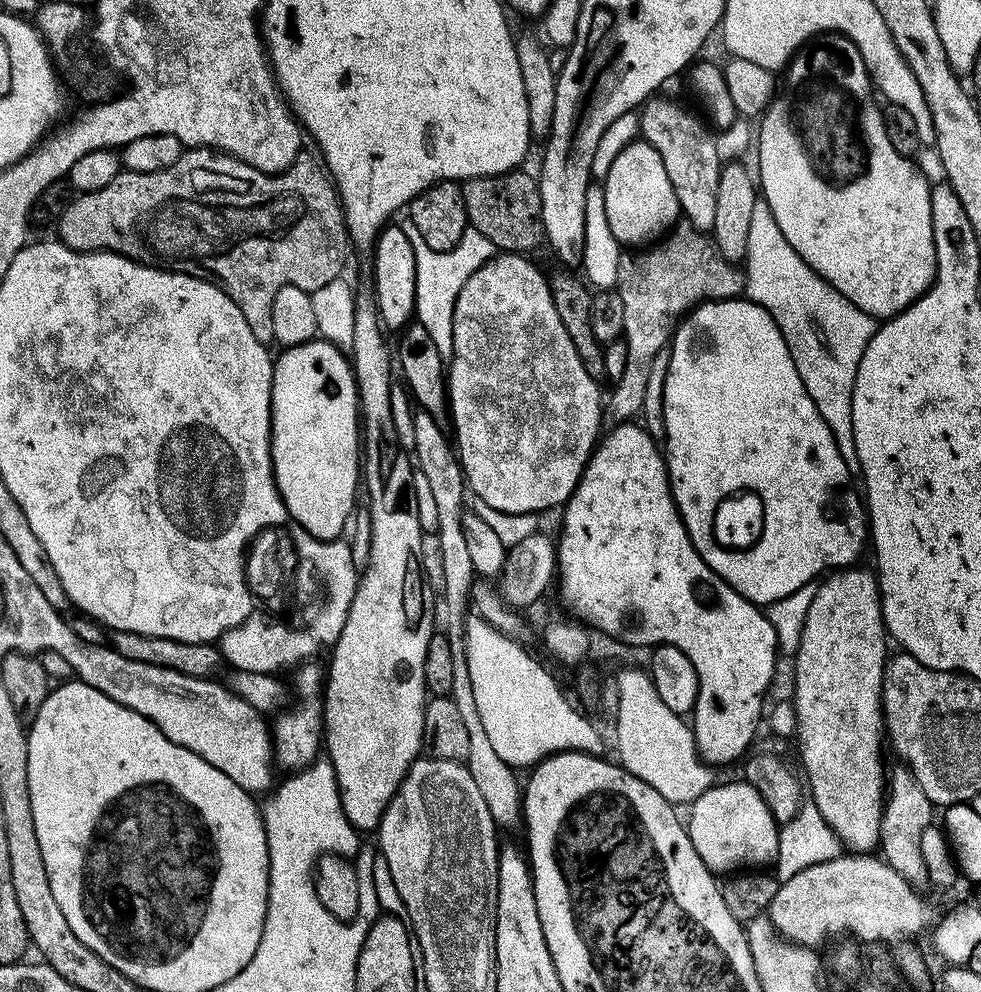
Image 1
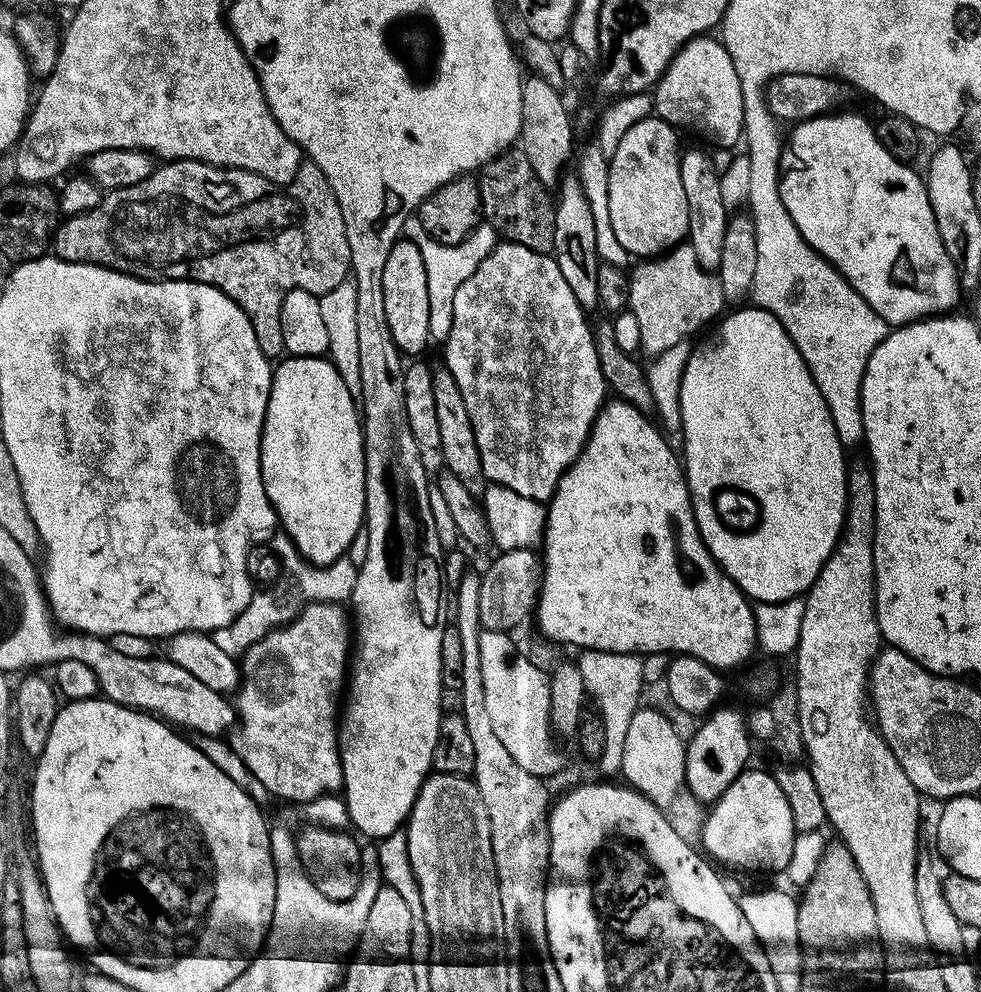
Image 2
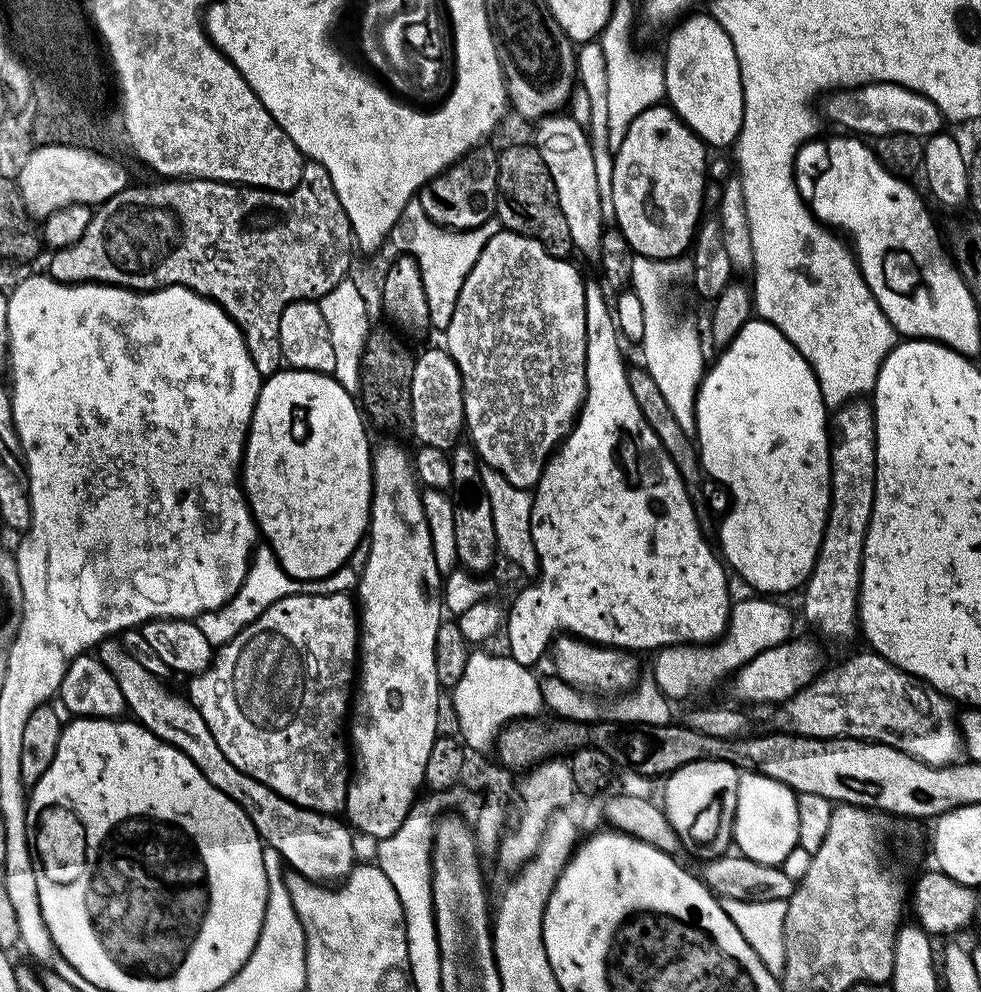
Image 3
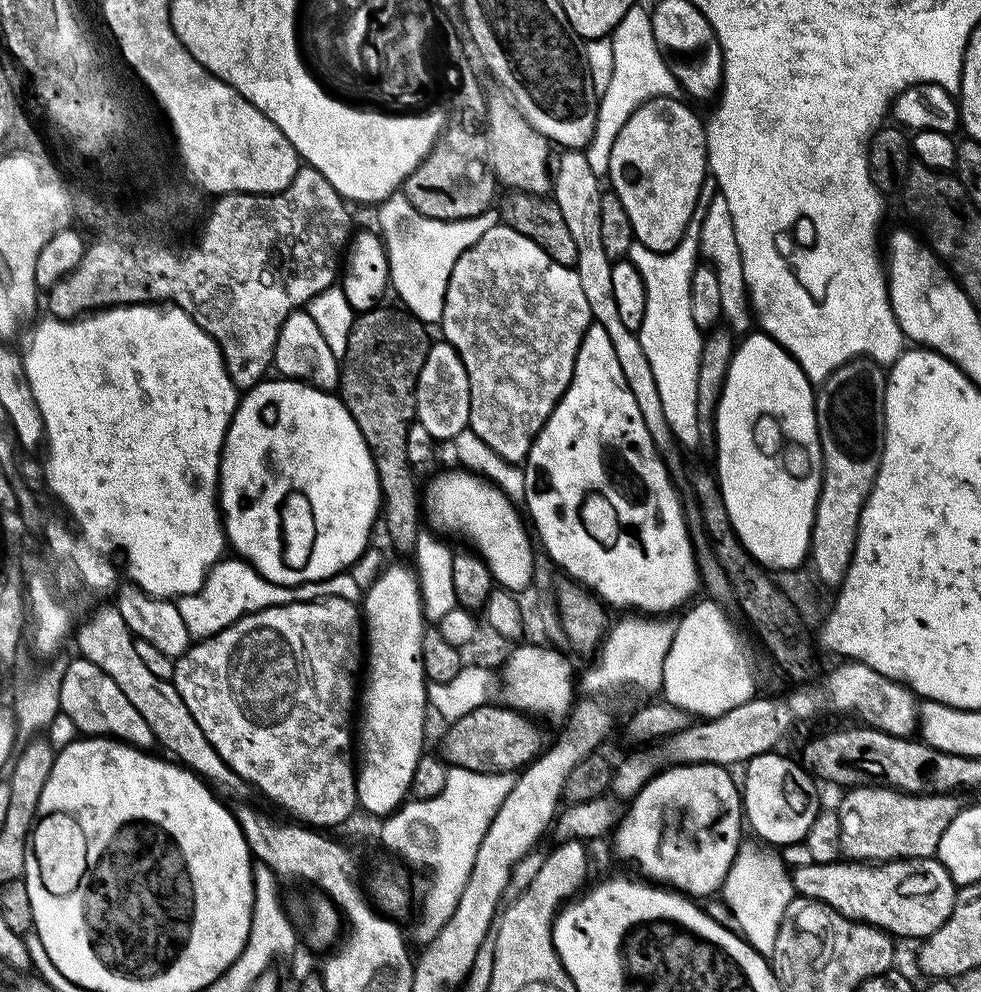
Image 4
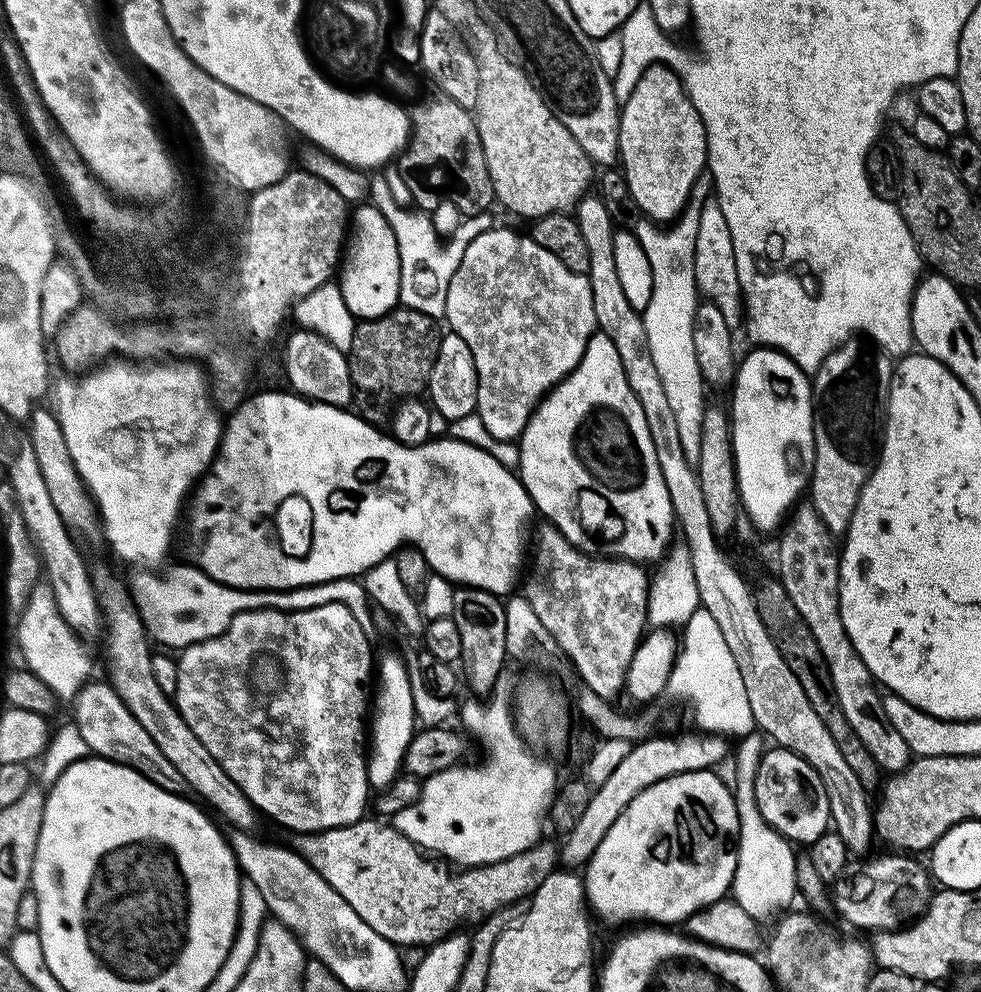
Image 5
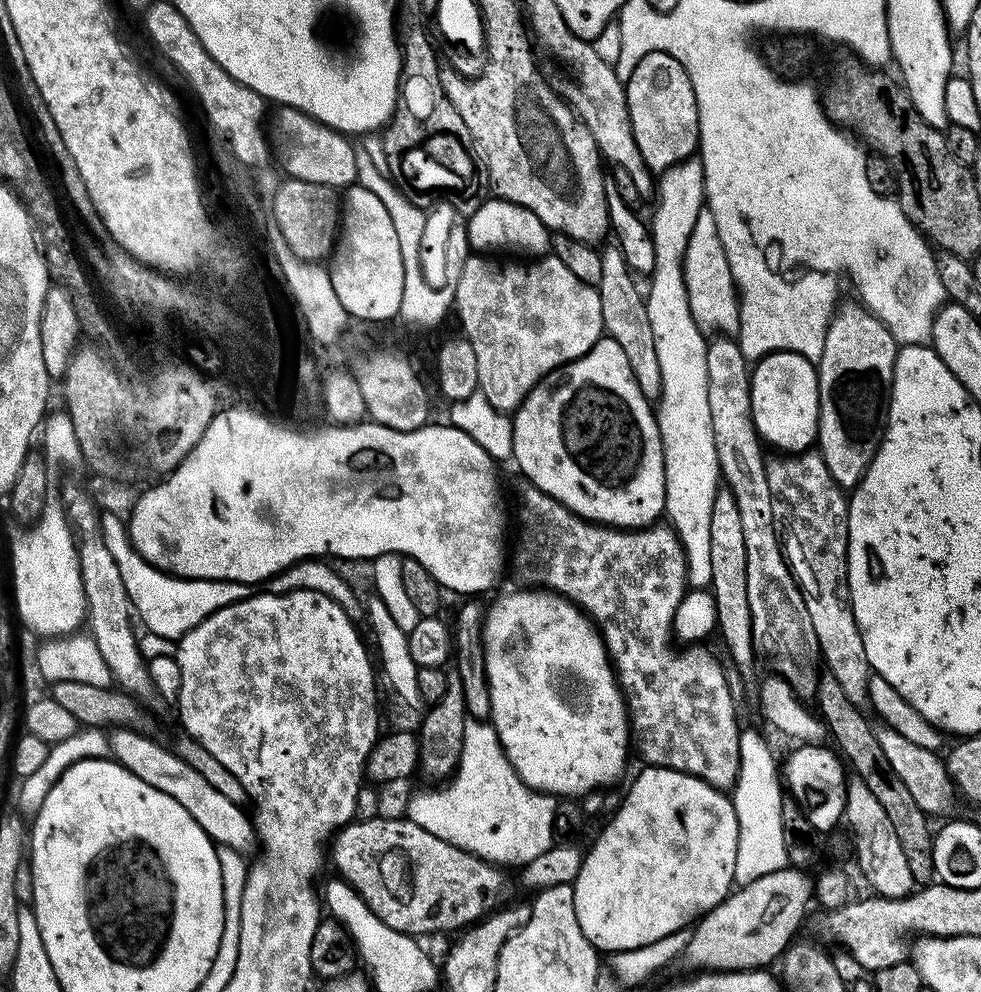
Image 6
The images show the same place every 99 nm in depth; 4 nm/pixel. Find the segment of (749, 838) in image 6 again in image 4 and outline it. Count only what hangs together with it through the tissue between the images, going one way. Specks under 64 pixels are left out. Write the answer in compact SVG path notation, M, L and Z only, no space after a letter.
M742 850L737 853L736 861L727 872L727 878L724 879L723 896L729 908L734 912L745 939L760 956L770 958L774 952L774 942L777 941L778 926L784 920L785 910L796 898L789 867L786 868L785 864L774 854Z

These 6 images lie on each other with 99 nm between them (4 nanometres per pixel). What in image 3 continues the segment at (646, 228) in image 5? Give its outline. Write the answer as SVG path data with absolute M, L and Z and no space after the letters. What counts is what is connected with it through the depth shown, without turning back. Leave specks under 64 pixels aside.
M641 256L636 260L636 284L634 291L638 300L642 302L642 314L645 319L645 329L640 343L644 360L643 367L648 369L650 378L654 378L658 390L662 390L666 402L674 418L678 418L678 426L689 434L696 430L696 392L700 388L700 381L706 371L704 352L700 349L700 336L696 328L688 320L679 320L668 309L668 304L663 300L664 291L671 286L684 272L686 264L683 259L656 260Z

